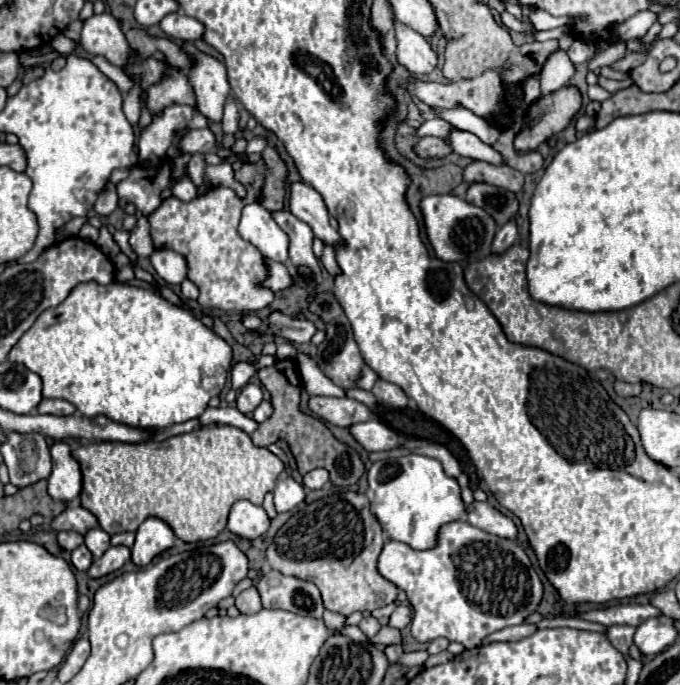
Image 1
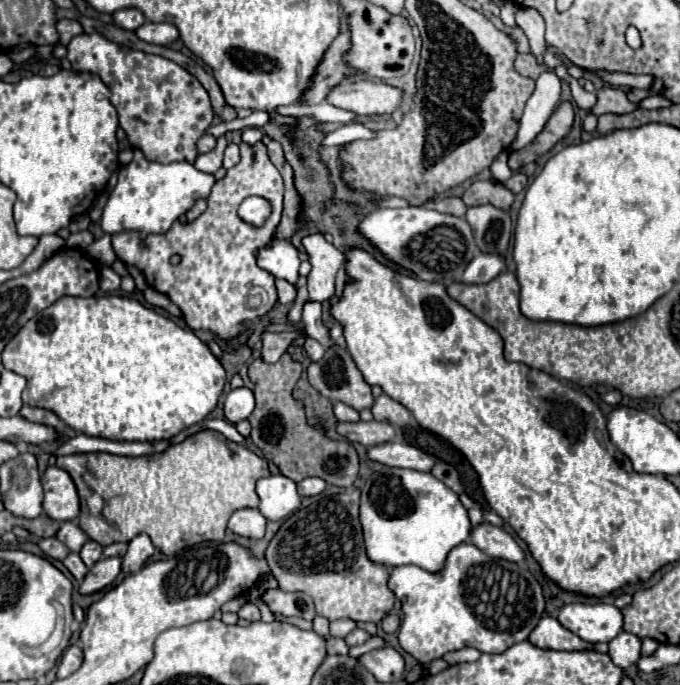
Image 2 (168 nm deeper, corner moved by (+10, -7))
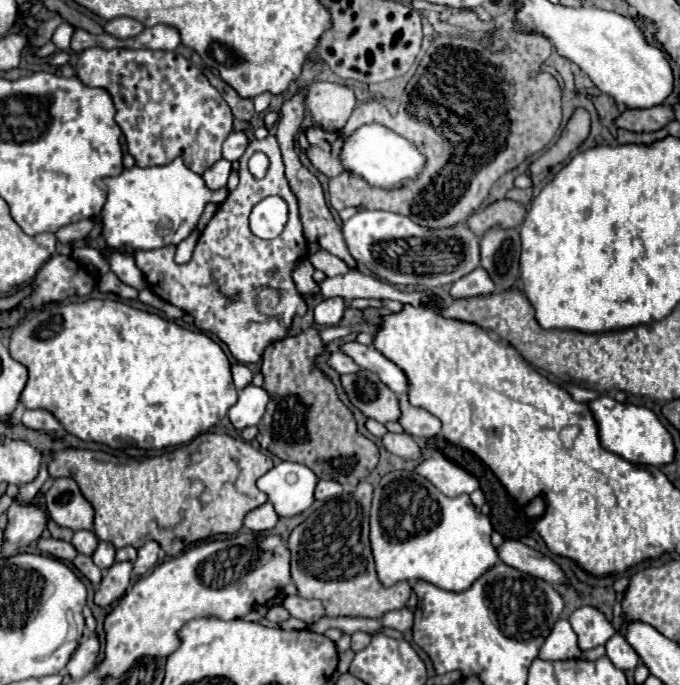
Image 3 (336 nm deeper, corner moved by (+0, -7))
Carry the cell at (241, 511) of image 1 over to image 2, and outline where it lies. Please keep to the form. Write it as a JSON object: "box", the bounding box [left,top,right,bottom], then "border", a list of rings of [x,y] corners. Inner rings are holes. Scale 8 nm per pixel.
{"box":[228,508,266,538],"border":[[[242,508],[232,514],[228,528],[246,538],[262,538],[266,530],[266,518],[258,508]]]}

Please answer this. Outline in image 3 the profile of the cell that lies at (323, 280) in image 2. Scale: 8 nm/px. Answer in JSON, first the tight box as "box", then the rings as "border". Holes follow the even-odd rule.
{"box":[314,296,346,324],"border":[[[340,296],[326,298],[314,308],[314,320],[318,324],[338,324],[344,314],[344,308],[346,308],[344,298],[340,298]]]}

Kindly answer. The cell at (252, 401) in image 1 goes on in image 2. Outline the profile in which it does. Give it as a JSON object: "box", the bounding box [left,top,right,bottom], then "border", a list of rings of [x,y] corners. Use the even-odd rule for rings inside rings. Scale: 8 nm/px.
{"box":[224,388,254,424],"border":[[[236,388],[228,392],[224,400],[224,416],[228,422],[236,424],[240,420],[246,420],[254,410],[254,394],[250,388]]]}

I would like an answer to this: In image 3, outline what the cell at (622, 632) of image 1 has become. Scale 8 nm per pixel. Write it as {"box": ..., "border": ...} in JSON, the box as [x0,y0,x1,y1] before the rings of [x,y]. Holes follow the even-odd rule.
{"box":[538,620,582,660],"border":[[[558,620],[554,624],[538,656],[542,660],[568,660],[582,656],[582,650],[578,648],[578,636],[572,632],[568,620]]]}

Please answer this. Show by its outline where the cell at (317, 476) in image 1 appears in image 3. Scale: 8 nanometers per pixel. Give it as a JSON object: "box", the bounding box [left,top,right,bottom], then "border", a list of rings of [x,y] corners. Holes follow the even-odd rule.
{"box":[316,480,342,500],"border":[[[320,480],[318,484],[316,484],[316,500],[324,500],[324,498],[334,498],[334,496],[338,496],[342,492],[342,486],[338,484],[338,482],[334,482],[334,480]]]}

